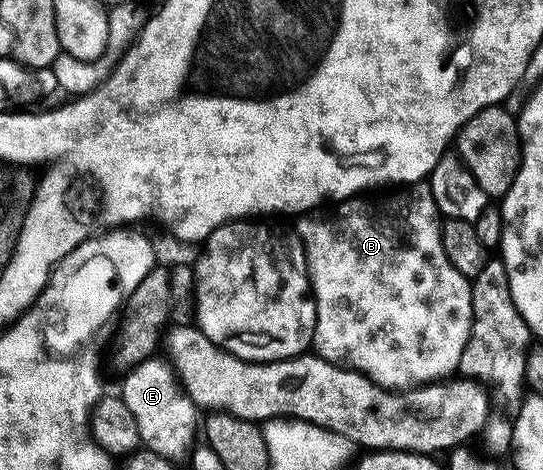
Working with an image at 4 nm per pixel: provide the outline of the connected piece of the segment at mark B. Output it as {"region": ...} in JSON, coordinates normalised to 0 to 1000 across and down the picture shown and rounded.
{"region":[[[772,387],[753,396],[718,404],[713,417],[696,413],[661,413],[635,426],[621,428],[610,451],[587,449],[584,455],[556,455],[547,462],[545,498],[556,509],[564,534],[564,568],[571,572],[575,628],[582,651],[582,694],[578,696],[576,747],[608,774],[643,777],[654,791],[667,791],[687,817],[720,830],[753,830],[794,813],[812,811],[843,791],[847,753],[855,753],[855,736],[866,717],[869,694],[869,617],[867,598],[832,557],[825,557],[825,540],[814,521],[814,468],[803,430],[796,421],[790,389]]]}

